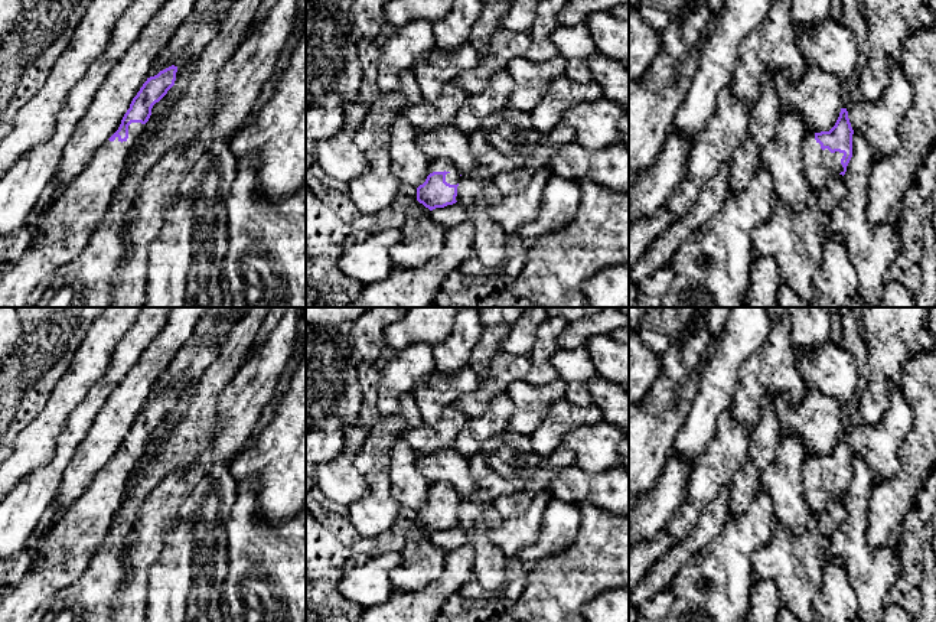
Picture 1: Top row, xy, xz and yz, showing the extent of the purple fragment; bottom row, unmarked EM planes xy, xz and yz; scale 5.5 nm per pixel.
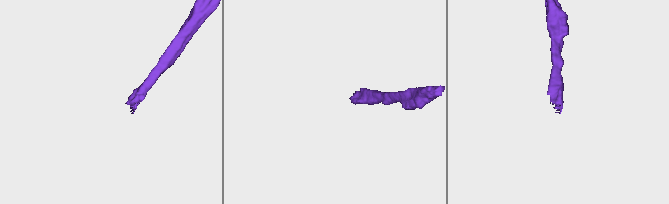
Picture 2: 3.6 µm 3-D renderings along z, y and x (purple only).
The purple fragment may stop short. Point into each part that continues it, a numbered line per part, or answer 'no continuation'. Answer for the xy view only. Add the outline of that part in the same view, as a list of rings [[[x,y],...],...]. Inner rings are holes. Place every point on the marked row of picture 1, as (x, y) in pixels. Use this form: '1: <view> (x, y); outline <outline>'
1: xy (74, 214); outline [[[131,123],[128,126],[128,139],[125,141],[121,143],[118,137],[115,137],[114,141],[107,140],[94,153],[84,172],[74,178],[71,183],[53,198],[48,208],[48,212],[40,221],[39,232],[30,238],[30,242],[25,248],[23,255],[17,260],[16,266],[4,274],[3,280],[0,281],[0,307],[25,307],[27,299],[42,280],[48,279],[58,267],[76,258],[81,254],[81,251],[87,247],[88,240],[97,225],[111,211],[114,193],[124,176],[131,149],[136,146],[143,130],[144,124]]]

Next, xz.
1: xz (440, 163); outline [[[446,157],[431,159],[428,165],[428,175],[433,172],[447,172],[446,182],[457,185],[460,180],[460,170]]]

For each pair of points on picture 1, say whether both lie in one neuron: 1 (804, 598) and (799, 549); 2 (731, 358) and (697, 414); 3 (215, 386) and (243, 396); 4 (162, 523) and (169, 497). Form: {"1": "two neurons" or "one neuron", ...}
{"1": "one neuron", "2": "one neuron", "3": "two neurons", "4": "one neuron"}

